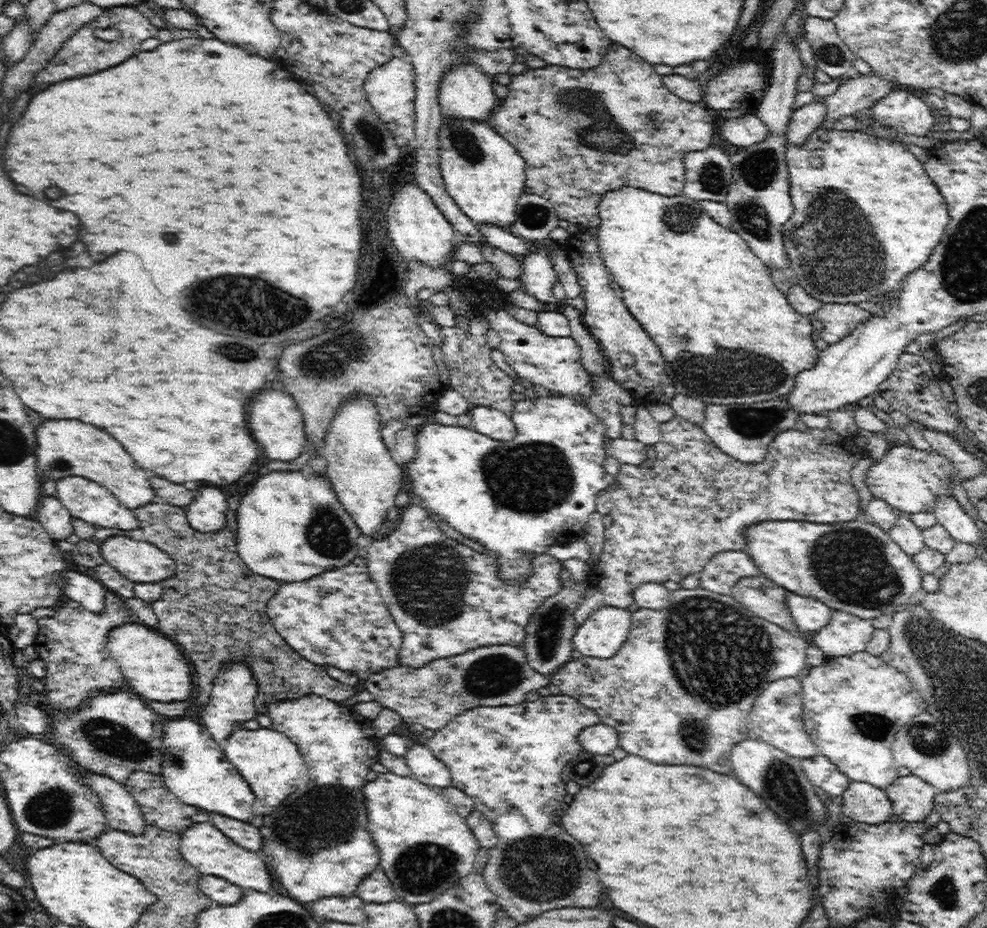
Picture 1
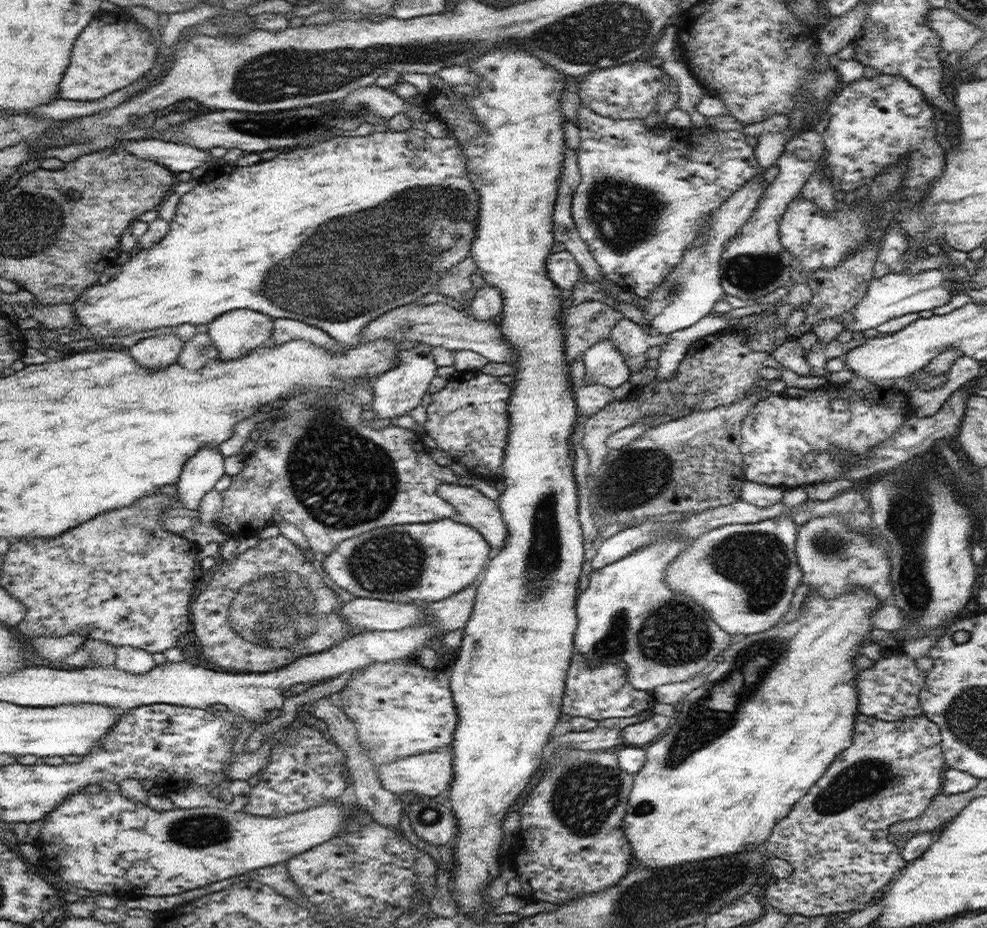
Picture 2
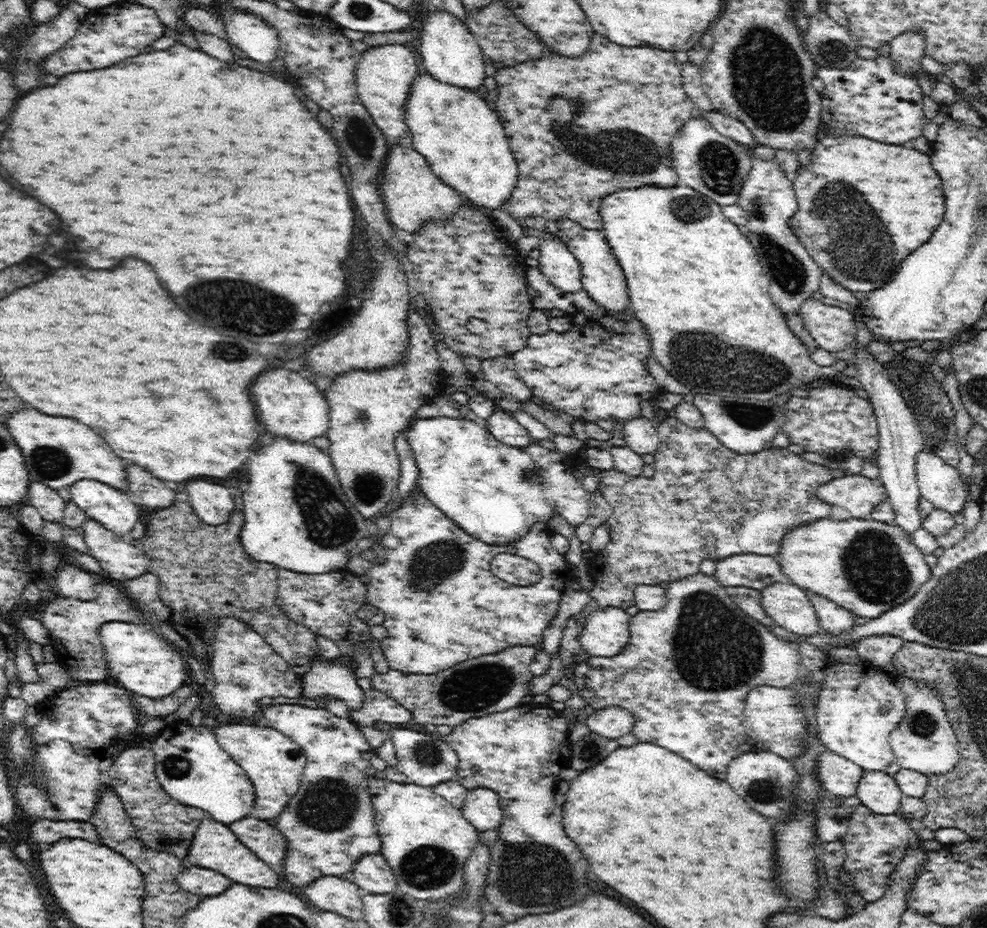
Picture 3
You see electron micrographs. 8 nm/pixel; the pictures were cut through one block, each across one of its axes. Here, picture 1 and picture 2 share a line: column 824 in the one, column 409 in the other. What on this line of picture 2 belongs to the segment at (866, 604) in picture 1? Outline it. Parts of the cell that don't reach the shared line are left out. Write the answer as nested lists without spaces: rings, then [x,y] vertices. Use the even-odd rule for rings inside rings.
[[[450,518],[430,523],[396,524],[376,528],[343,540],[332,554],[326,554],[323,568],[328,576],[354,597],[386,600],[394,603],[428,605],[456,595],[481,578],[491,546],[472,526],[458,524]]]

